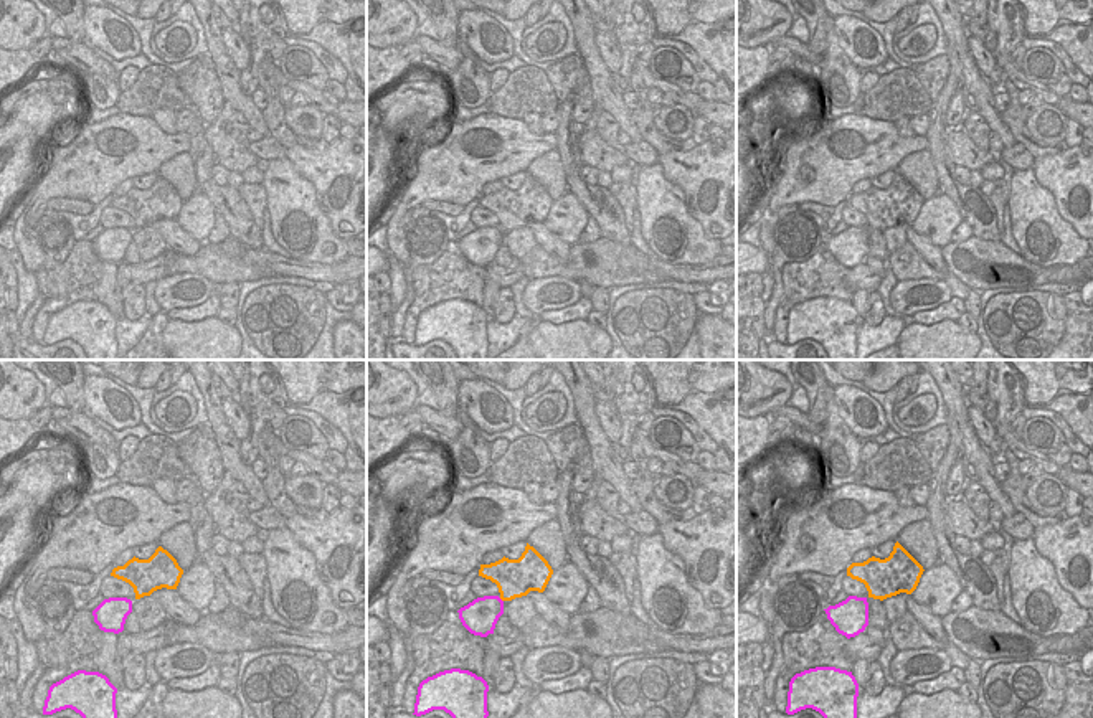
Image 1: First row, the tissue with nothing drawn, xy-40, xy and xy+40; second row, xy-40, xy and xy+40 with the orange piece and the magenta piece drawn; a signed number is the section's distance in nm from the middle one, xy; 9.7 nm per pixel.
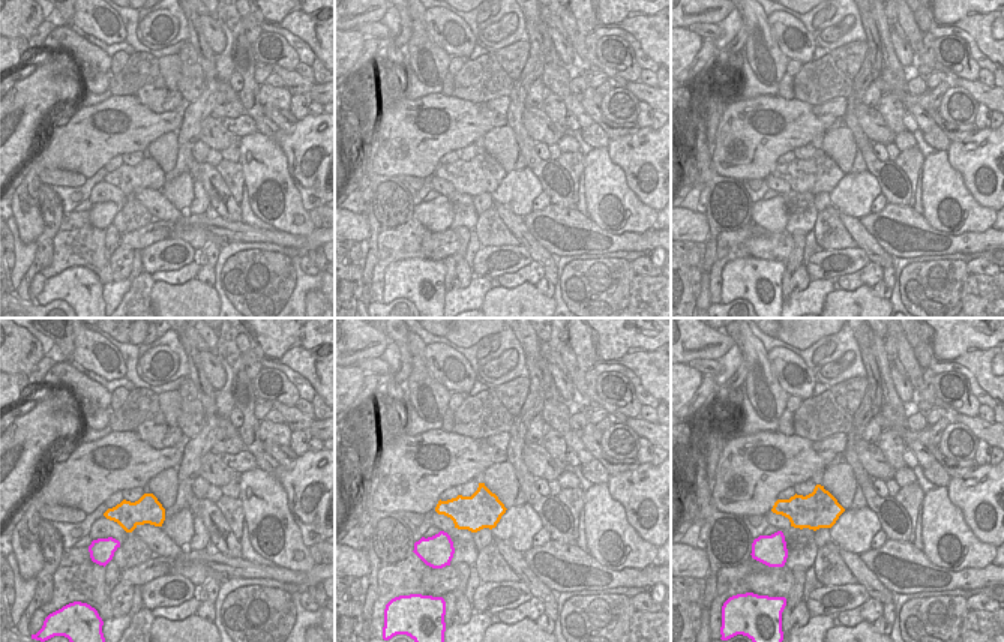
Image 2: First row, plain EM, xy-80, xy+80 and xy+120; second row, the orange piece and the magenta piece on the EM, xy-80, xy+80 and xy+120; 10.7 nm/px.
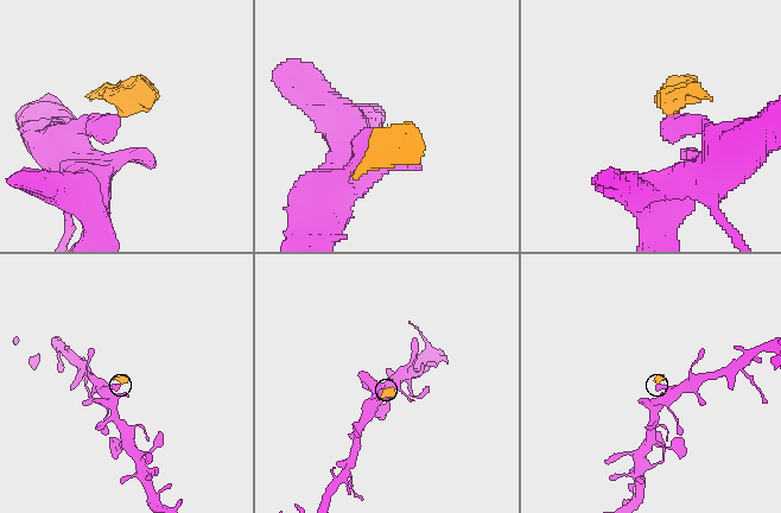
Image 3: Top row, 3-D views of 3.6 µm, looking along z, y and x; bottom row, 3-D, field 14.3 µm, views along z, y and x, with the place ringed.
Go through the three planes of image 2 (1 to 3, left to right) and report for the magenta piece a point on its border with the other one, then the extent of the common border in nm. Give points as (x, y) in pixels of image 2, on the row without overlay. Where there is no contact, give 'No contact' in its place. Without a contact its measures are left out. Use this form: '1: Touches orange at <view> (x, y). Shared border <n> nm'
1: No contact
2: No contact
3: No contact

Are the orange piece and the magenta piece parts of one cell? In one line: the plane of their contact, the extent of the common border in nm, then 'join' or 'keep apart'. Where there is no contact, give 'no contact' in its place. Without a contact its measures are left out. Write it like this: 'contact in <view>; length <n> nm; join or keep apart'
no contact; keep apart

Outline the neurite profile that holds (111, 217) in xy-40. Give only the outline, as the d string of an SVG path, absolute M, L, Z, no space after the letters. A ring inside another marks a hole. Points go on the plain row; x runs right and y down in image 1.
M107 206L102 210L99 224L104 229L109 229L109 228L127 228L130 231L135 229L134 218L129 213L117 210L114 206Z

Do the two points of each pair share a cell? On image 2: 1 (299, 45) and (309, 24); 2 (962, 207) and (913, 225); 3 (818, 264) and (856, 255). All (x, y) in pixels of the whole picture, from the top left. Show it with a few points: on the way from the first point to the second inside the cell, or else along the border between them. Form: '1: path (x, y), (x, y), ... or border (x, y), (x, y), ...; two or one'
1: border (270, 24), (287, 29), (299, 36), (317, 57); two
2: border (922, 215), (932, 227), (958, 236); two
3: path (827, 264), (847, 258); one

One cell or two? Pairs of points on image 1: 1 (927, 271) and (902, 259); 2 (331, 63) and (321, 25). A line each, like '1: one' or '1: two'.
1: one
2: two

